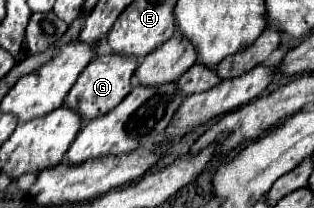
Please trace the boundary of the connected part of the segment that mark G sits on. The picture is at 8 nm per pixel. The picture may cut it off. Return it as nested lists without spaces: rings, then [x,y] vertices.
[[[115,52],[105,54],[105,56],[95,56],[77,78],[75,86],[71,88],[65,100],[65,106],[77,110],[85,118],[95,118],[109,112],[131,92],[133,88],[131,78],[135,74],[135,68],[137,68],[137,60],[131,60],[131,56],[119,56]]]

